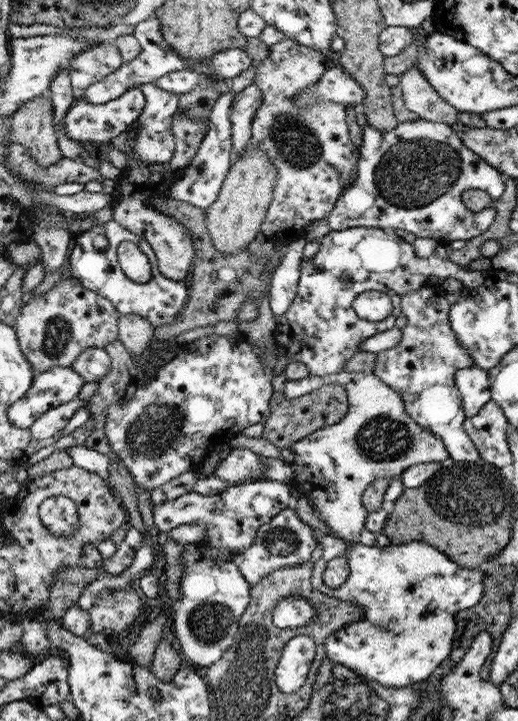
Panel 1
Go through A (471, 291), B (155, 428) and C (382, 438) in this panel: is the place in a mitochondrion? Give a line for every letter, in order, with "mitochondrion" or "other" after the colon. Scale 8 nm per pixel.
A: other
B: mitochondrion
C: mitochondrion

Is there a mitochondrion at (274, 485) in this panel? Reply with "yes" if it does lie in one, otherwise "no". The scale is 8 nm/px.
no

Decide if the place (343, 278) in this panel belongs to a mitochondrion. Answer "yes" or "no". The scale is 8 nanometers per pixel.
yes

